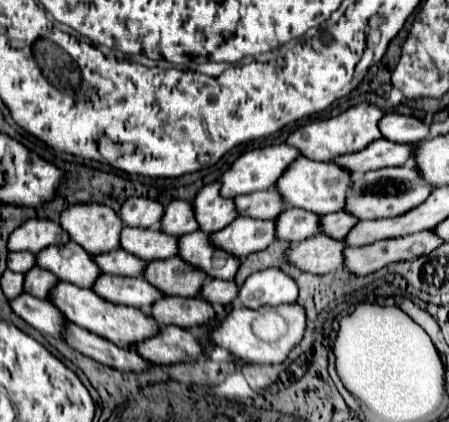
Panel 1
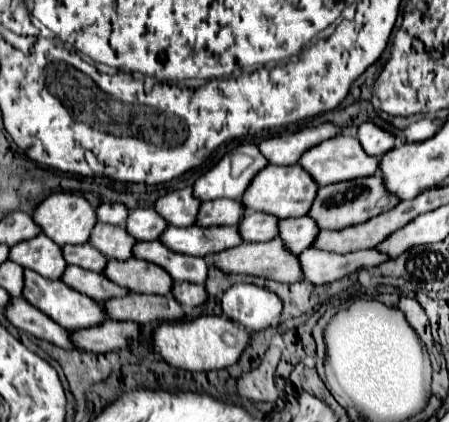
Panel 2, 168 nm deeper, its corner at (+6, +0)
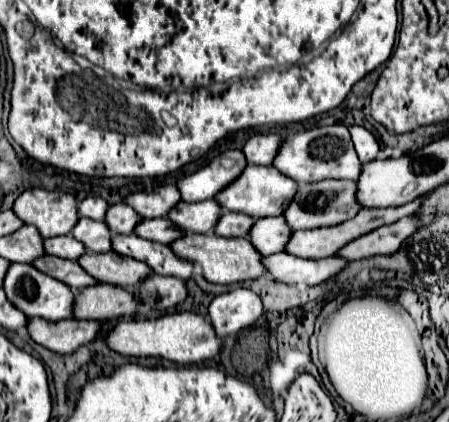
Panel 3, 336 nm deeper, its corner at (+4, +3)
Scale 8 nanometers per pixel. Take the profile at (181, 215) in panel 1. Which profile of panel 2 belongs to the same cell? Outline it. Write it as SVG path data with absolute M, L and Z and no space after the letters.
M132 209L124 227L136 241L156 241L166 229L166 221L154 209Z

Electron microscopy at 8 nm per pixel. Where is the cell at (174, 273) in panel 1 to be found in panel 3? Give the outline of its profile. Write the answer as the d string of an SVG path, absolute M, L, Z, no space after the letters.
M88 252L78 260L78 264L96 280L124 288L138 288L148 276L152 276L152 268L148 264L116 252Z

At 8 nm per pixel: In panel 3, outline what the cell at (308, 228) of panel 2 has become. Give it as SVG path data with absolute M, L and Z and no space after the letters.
M284 216L256 220L256 224L252 226L252 232L250 232L252 244L256 244L256 248L260 248L260 252L264 252L264 256L284 252L290 238L292 238L292 230L286 224Z

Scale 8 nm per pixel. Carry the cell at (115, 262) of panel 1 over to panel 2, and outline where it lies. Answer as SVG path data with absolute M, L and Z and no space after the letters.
M90 243L66 245L66 247L62 247L62 257L70 265L78 265L82 269L96 271L96 273L102 273L102 269L106 267L106 257L102 257L98 249L90 247Z

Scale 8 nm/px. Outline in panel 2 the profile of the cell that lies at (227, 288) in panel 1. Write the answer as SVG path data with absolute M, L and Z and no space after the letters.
M174 283L172 295L174 299L178 299L180 305L186 305L186 307L198 307L206 301L204 285L194 285L194 283Z

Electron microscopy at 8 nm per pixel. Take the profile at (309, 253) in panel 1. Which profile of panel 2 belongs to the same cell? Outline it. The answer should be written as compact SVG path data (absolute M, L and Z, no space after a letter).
M278 237L270 239L266 243L240 243L238 247L230 247L226 251L218 251L208 257L222 273L228 273L228 275L252 275L252 277L274 279L274 281L282 281L282 283L294 283L294 281L302 279L302 271L300 271L296 255L286 251Z

